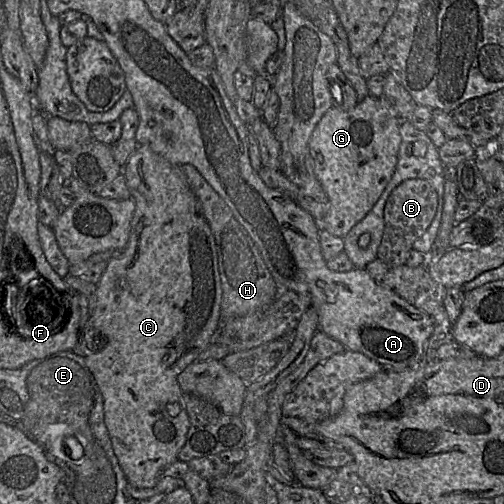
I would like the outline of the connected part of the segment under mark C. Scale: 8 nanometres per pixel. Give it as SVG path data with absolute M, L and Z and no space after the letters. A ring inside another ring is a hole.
M148 146L139 147L122 167L122 176L135 202L136 208L131 221L131 230L127 245L122 253L109 261L103 275L96 283L96 293L93 303L88 308L88 319L82 327L75 353L84 356L84 361L94 377L98 391L103 400L103 422L112 442L113 451L129 484L137 488L152 488L162 475L162 470L178 460L178 453L184 446L190 427L188 414L184 403L184 393L177 381L178 375L191 363L200 359L200 346L207 345L215 331L218 337L234 337L246 340L252 337L258 327L262 312L247 316L222 319L222 284L221 284L221 251L219 239L213 233L206 216L207 206L196 196L182 169L160 155L153 152Z

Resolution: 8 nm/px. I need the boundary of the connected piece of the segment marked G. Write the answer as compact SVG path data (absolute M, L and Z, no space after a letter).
M369 95L350 111L329 109L321 118L309 140L309 151L313 159L314 173L328 197L328 209L321 229L334 237L344 238L377 203L391 180L398 162L401 143L399 119L382 97Z

